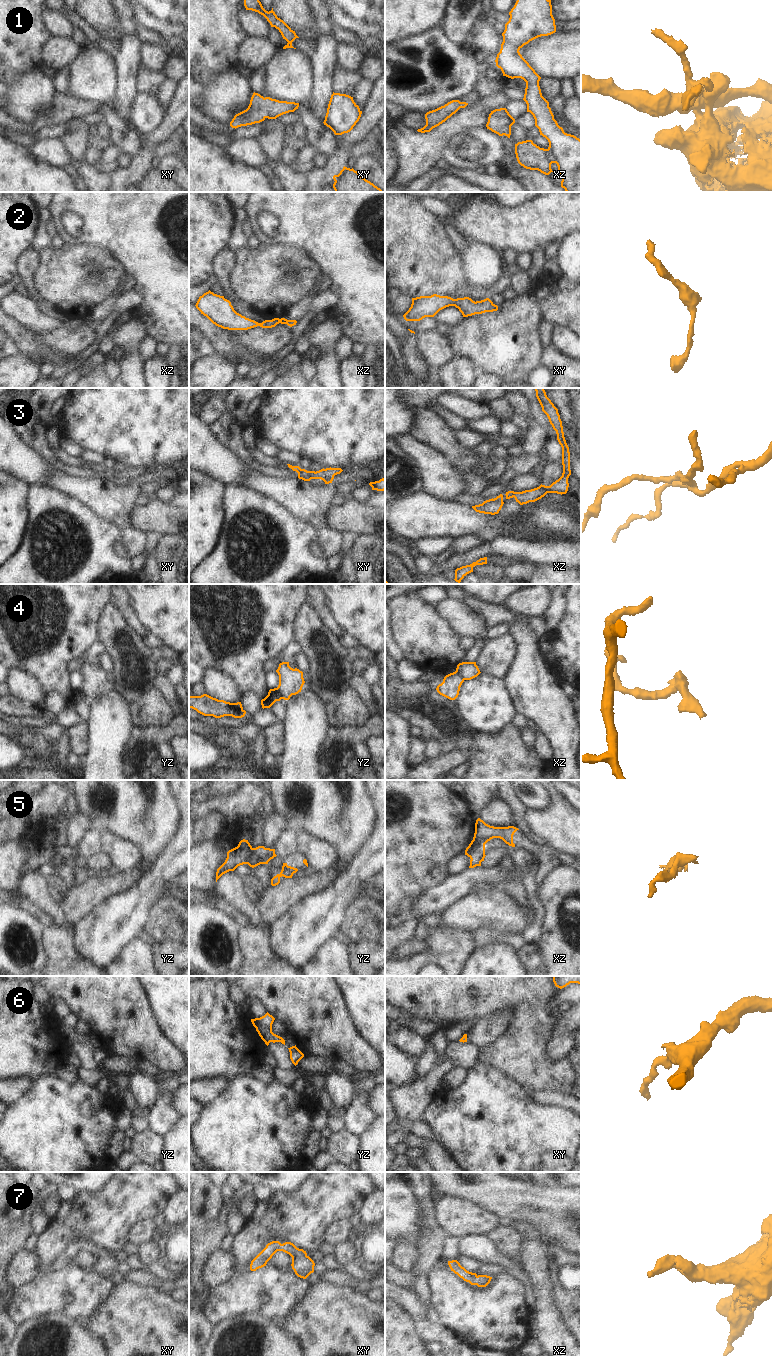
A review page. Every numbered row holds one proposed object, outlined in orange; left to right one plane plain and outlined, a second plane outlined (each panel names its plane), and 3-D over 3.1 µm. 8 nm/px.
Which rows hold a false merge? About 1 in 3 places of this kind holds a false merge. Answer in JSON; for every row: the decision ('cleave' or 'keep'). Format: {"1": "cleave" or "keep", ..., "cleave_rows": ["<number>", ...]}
{"1": "keep", "2": "keep", "3": "cleave", "4": "cleave", "5": "cleave", "6": "keep", "7": "keep", "cleave_rows": ["3", "4", "5"]}

